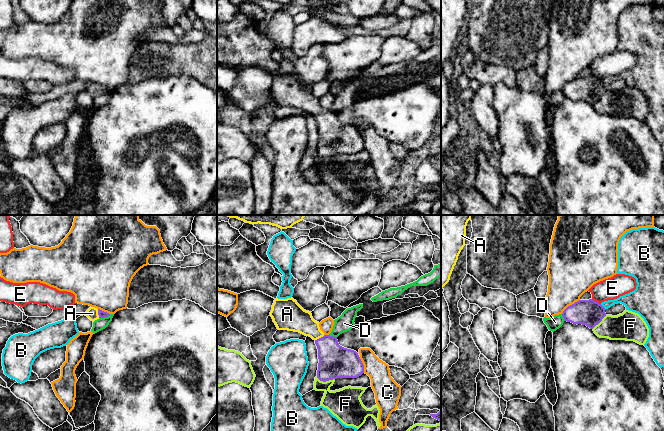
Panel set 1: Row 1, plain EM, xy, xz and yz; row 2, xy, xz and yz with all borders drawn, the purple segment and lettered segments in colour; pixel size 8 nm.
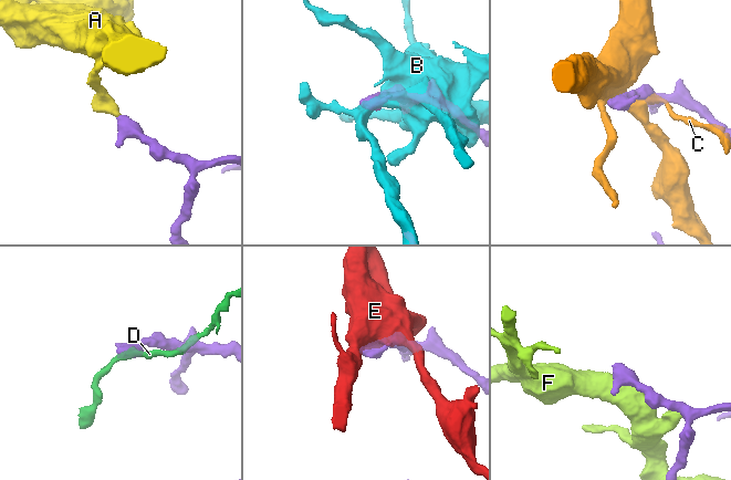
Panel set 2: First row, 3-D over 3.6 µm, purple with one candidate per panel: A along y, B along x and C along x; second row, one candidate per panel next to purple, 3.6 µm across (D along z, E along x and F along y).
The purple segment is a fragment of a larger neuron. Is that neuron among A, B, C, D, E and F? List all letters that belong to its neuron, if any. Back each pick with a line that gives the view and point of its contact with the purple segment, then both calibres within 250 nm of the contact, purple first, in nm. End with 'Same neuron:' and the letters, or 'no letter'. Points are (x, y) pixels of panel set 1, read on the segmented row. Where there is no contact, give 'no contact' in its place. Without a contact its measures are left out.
A: xz (319, 338) | 260/200 nm
Same neuron: A

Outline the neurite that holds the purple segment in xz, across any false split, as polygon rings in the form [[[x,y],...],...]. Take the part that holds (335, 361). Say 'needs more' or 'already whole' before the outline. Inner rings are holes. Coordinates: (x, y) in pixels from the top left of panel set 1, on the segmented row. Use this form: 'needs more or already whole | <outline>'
needs more | [[[292,297],[276,298],[270,316],[278,330],[299,332],[315,341],[319,359],[317,378],[320,381],[357,378],[364,373],[358,353],[340,346],[337,337],[325,335],[311,312],[304,310]]]

